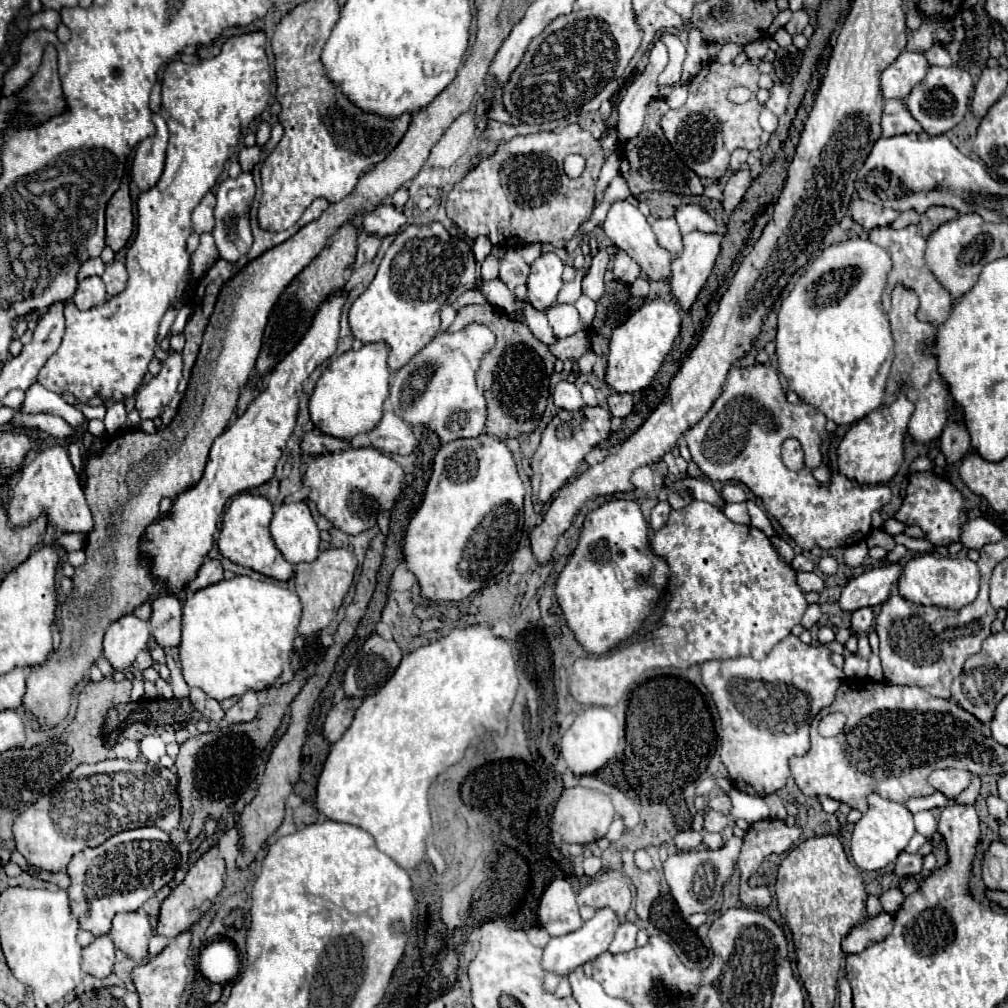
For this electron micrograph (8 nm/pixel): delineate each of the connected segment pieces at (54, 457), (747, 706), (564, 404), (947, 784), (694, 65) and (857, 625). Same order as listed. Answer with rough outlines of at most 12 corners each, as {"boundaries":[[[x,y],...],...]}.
{"boundaries":[[[51,446],[23,468],[7,518],[41,514],[61,534],[91,532],[93,514],[67,450]],[[789,634],[701,664],[721,762],[767,796],[845,674]],[[561,380],[555,386],[555,406],[581,410],[585,406],[579,388]],[[933,770],[929,782],[947,798],[959,796],[971,782],[965,770]],[[689,30],[687,58],[679,84],[709,64],[707,42]],[[859,608],[851,614],[851,630],[869,632],[873,610]]]}

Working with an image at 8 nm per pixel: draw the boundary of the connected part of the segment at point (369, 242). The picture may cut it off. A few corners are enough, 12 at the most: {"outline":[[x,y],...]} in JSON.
{"outline":[[361,232],[355,268],[375,258],[381,238]]}

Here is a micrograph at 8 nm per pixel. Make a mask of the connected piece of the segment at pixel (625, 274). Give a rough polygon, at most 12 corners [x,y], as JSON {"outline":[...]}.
{"outline":[[621,250],[613,260],[615,280],[631,284],[641,268]]}

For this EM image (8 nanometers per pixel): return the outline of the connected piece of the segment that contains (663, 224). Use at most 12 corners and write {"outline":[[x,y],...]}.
{"outline":[[675,218],[655,220],[659,246],[673,256],[681,252],[681,232]]}

